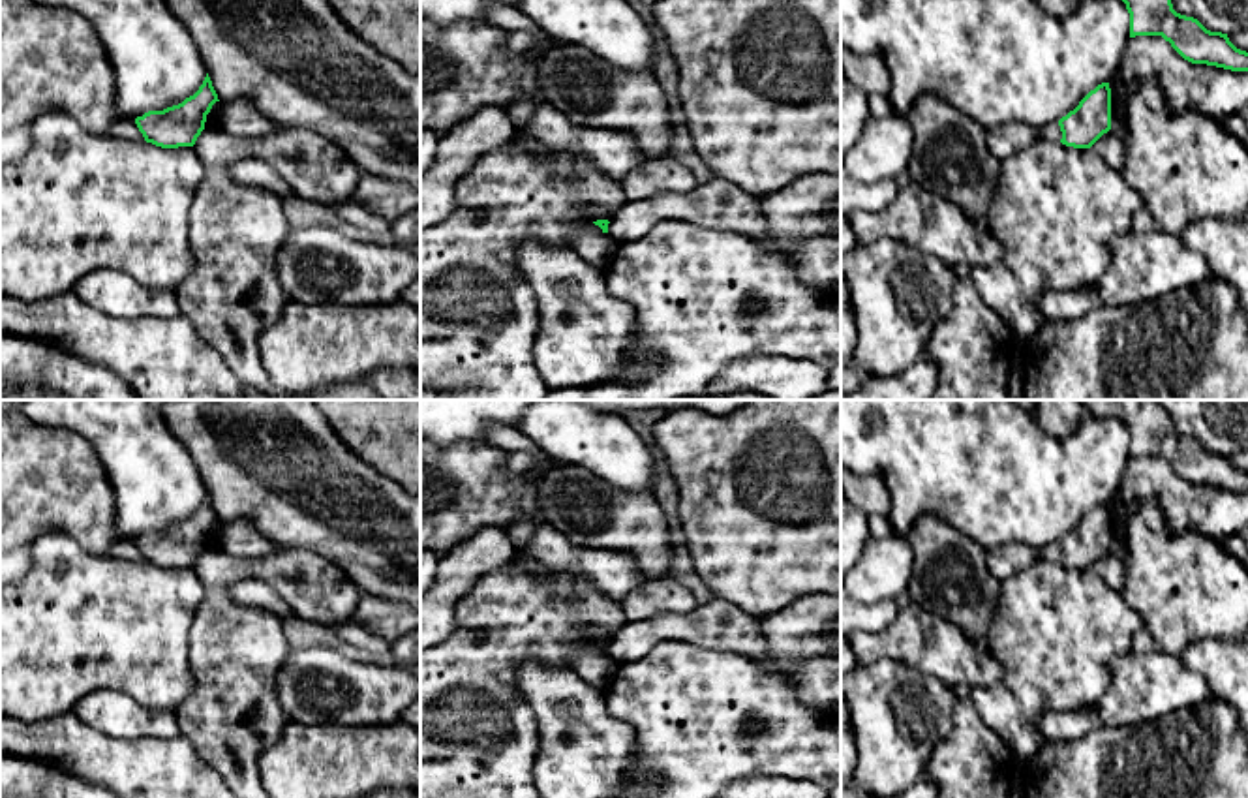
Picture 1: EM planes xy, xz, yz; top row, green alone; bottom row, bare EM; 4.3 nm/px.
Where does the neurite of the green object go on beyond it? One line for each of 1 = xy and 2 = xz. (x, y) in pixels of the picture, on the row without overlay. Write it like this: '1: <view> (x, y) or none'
1: none
2: none

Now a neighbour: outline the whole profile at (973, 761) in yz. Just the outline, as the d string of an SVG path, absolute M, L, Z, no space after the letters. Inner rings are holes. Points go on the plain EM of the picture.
M970 698L955 700L953 727L931 751L923 779L936 787L938 798L1008 798L1015 772L1015 759L1002 738L989 729Z

